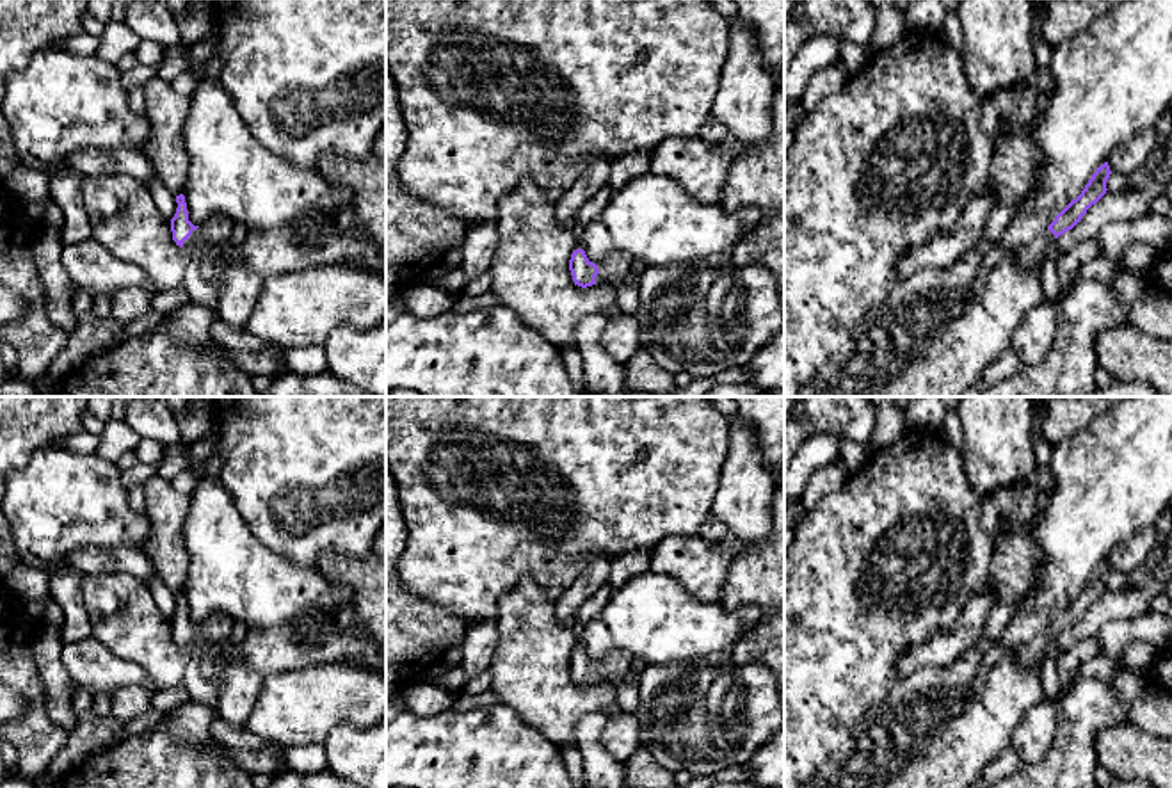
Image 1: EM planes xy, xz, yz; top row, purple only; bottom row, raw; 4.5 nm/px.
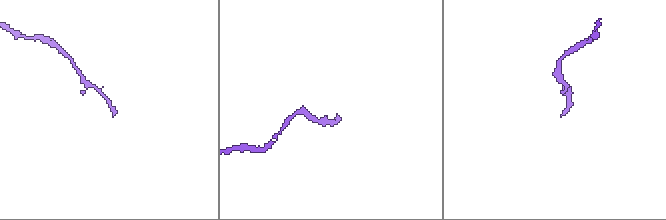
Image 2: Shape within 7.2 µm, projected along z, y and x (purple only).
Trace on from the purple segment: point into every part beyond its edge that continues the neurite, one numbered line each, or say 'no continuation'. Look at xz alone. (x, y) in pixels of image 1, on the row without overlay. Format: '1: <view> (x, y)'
1: xz (616, 664)

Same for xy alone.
1: xy (212, 634)

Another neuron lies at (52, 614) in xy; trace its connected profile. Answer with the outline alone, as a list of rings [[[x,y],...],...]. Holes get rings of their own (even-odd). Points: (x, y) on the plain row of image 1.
[[[52,596],[39,603],[43,605],[43,626],[48,633],[60,633],[64,623],[60,607],[52,599]]]

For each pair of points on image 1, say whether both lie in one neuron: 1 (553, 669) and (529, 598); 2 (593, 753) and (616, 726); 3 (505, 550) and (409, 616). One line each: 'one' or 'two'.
1: one
2: two
3: two

